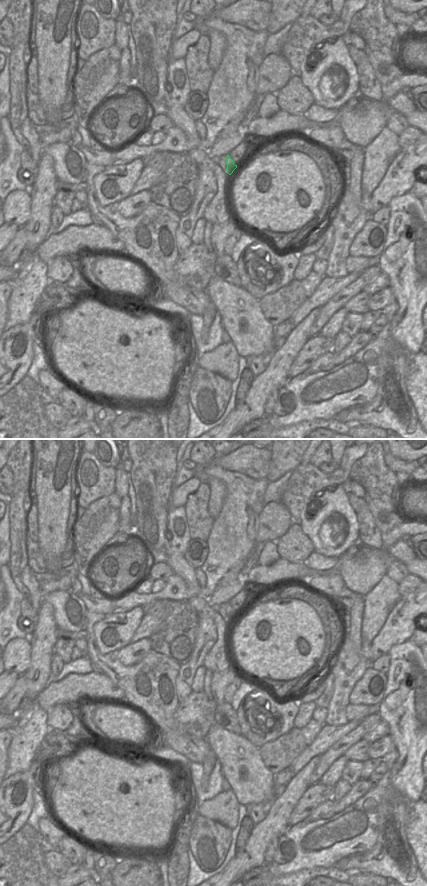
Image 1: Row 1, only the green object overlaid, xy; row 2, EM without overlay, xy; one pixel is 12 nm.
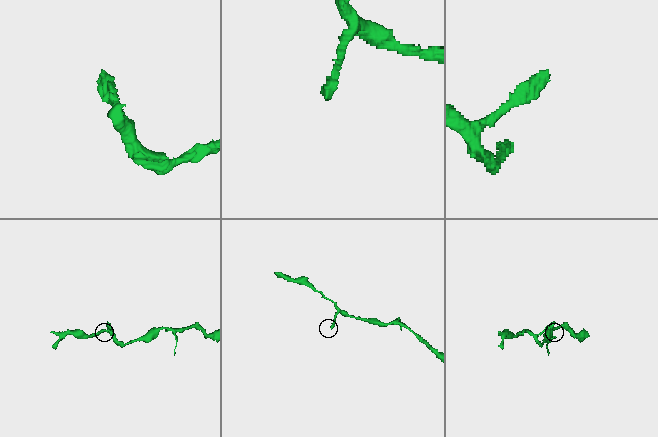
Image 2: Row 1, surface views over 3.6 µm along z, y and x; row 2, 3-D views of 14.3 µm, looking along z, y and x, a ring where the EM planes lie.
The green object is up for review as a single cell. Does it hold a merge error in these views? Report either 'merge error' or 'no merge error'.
merge error

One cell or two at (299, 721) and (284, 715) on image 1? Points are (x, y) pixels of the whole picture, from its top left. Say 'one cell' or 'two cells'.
two cells

